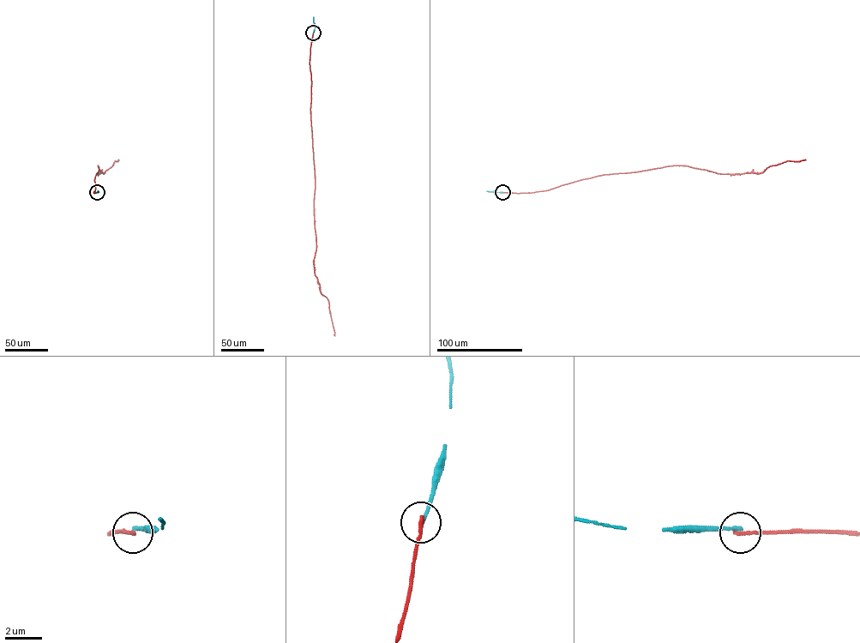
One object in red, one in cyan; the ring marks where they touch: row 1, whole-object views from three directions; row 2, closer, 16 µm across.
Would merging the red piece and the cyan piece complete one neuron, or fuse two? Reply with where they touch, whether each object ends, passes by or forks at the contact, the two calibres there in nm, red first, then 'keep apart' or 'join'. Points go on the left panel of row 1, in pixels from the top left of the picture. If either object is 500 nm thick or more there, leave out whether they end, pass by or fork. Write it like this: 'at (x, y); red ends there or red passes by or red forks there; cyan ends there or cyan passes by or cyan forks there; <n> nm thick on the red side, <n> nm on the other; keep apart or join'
at (97, 192); red ends there; cyan ends there; 200 nm thick on the red side, 180 nm on the other; keep apart

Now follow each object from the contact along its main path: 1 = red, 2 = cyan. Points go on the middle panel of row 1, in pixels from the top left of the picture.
1: (313, 33), (309, 63), (316, 244), (314, 272), (321, 293), (328, 302), (334, 336)
2: (313, 33), (313, 16)

